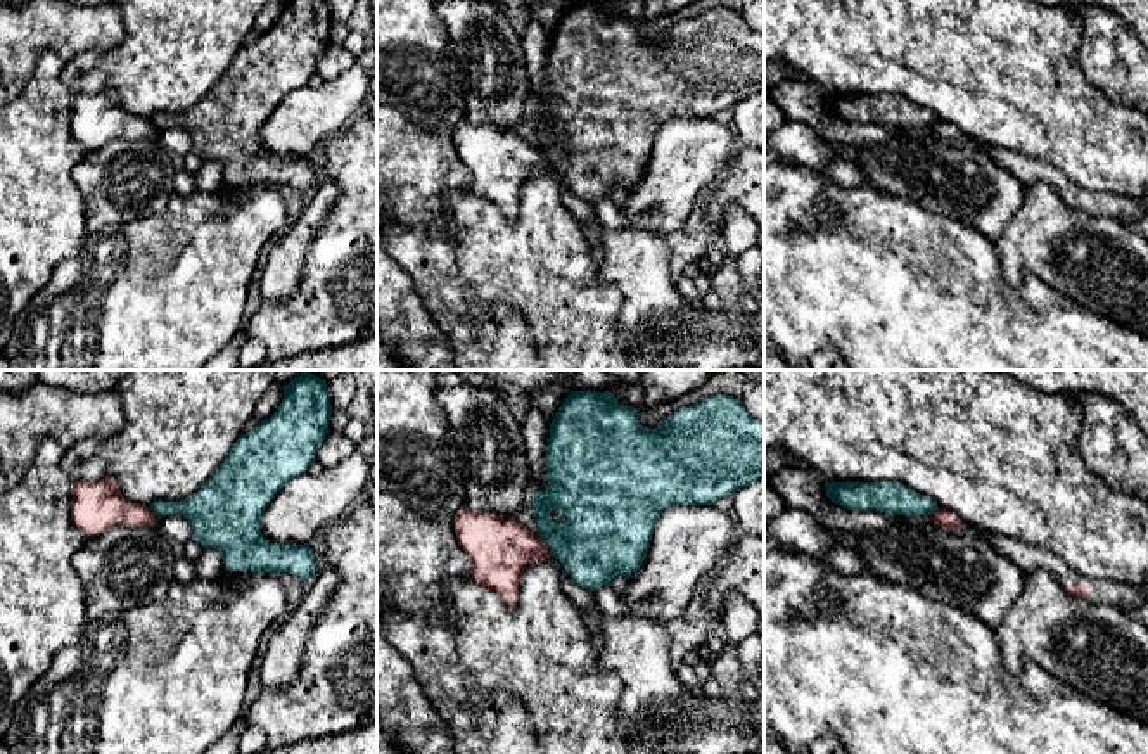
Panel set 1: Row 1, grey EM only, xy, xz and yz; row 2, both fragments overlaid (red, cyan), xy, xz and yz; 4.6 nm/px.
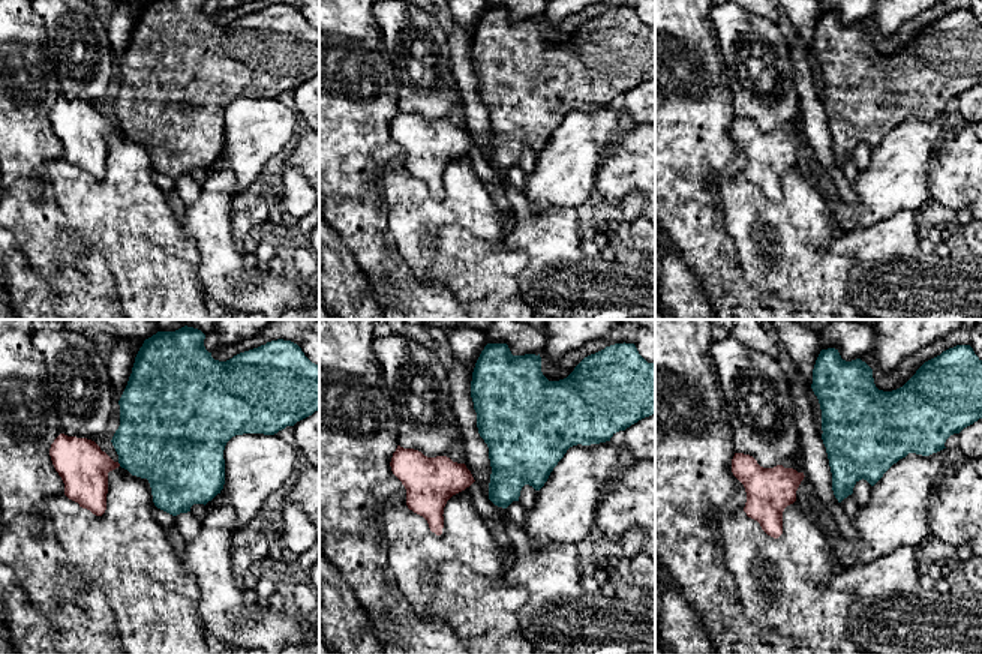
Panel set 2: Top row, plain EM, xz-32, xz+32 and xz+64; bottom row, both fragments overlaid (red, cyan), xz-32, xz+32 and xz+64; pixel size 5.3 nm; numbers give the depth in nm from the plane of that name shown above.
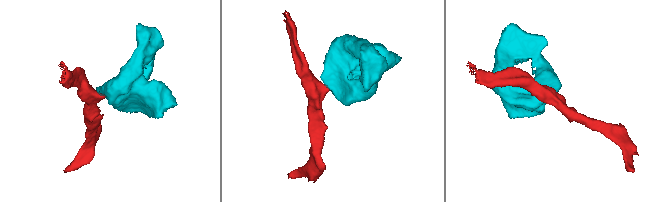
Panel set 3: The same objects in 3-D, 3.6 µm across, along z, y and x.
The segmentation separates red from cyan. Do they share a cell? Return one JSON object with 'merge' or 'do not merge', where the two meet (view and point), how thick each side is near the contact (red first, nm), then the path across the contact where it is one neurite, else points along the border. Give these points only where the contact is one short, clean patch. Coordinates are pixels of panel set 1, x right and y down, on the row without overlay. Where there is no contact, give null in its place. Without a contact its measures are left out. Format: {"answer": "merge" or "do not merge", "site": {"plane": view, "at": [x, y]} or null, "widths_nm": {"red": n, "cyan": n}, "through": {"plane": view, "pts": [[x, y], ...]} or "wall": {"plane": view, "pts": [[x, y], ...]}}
{"answer": "do not merge", "site": {"plane": "xz", "at": [545, 158]}, "widths_nm": {"red": 280, "cyan": 360}, "wall": {"plane": "xz", "pts": [[536, 147], [552, 168]]}}

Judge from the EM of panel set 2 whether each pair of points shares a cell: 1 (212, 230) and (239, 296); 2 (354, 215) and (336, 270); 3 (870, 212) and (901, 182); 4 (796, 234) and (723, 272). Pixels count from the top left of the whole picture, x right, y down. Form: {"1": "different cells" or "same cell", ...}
{"1": "same cell", "2": "different cells", "3": "same cell", "4": "different cells"}

